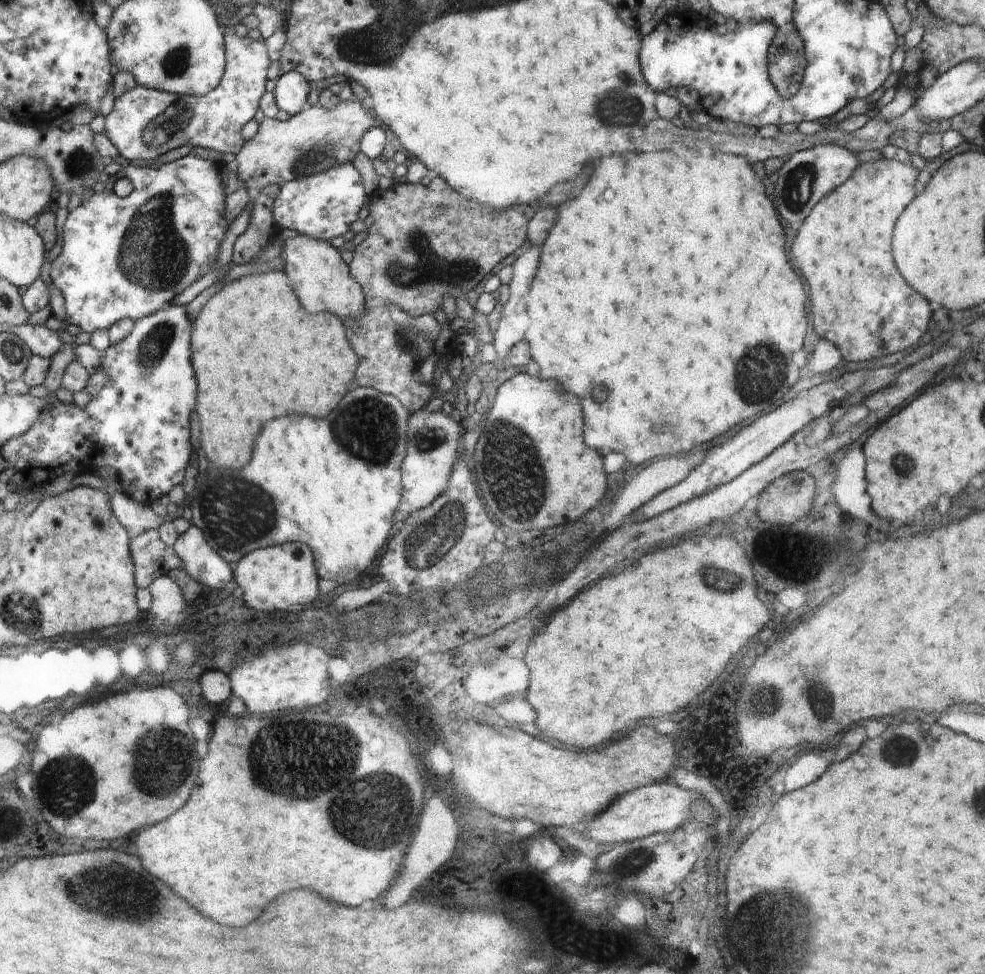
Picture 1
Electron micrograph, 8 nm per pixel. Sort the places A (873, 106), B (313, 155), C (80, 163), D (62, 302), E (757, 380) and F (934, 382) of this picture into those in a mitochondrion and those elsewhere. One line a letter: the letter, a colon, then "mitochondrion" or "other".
A: other
B: mitochondrion
C: mitochondrion
D: other
E: mitochondrion
F: other

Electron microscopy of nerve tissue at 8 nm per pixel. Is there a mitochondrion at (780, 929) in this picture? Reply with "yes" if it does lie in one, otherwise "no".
yes

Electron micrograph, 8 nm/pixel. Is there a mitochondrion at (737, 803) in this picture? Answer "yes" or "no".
no

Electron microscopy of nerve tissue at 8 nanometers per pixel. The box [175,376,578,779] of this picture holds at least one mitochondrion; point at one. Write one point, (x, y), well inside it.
(515, 477)

